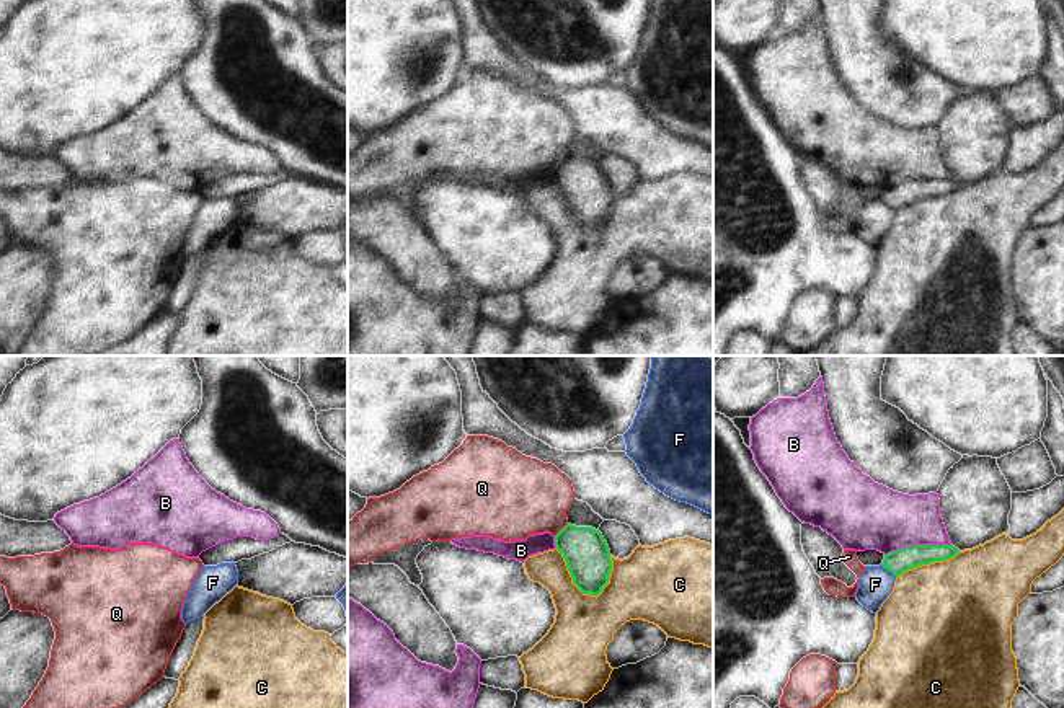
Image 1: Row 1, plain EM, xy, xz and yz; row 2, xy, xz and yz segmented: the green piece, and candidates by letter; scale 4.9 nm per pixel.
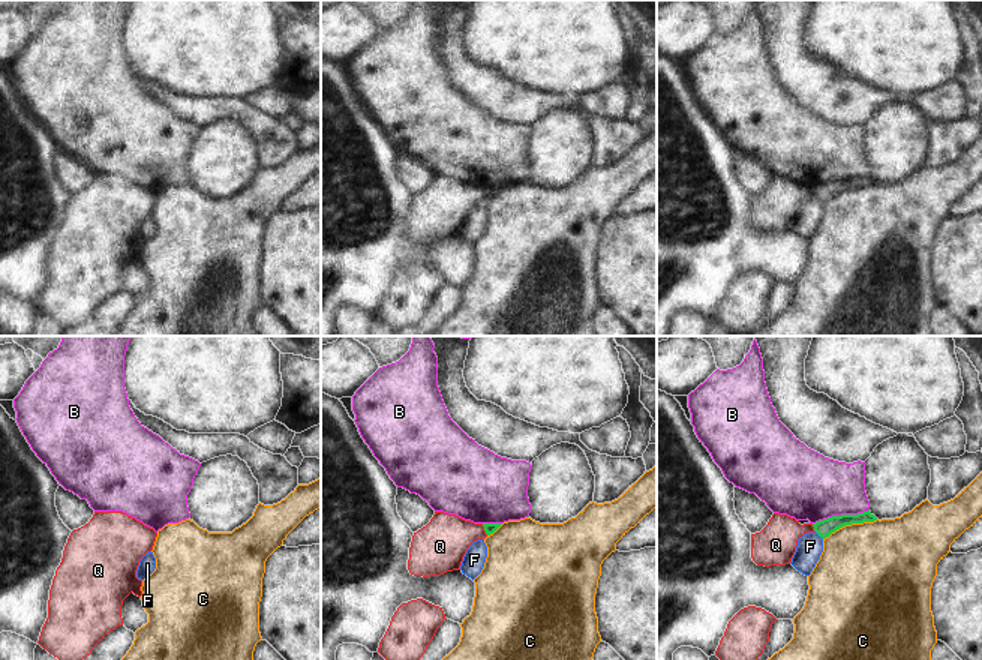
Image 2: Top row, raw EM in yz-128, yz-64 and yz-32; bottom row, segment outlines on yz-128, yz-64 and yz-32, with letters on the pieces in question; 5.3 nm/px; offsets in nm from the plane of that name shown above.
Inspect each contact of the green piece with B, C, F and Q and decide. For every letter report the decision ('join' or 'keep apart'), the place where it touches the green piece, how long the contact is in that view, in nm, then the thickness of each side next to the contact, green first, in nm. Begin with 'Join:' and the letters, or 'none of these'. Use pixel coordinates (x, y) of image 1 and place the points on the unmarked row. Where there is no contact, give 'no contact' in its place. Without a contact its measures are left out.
Join: none of these
B: keep apart; meets green in yz at (917, 180); contact 340 nm long; 120 nm thick on the green side, 320 nm on the other
C: keep apart; meets green in xz at (575, 219); contact 320 nm long; 220 nm thick on the green side, 300 nm on the other
F: keep apart; meets green in yz at (888, 204); contact 110 nm long; 120 nm thick on the green side, 170 nm on the other
Q: keep apart; meets green in xz at (562, 163); contact 100 nm long; 220 nm thick on the green side, 380 nm on the other

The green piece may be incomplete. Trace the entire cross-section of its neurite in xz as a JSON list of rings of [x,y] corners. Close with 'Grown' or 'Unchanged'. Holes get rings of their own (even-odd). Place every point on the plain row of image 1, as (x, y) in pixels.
[[[566,158],[555,170],[555,181],[566,196],[573,219],[583,228],[597,232],[612,206],[610,184],[602,168],[592,162]]]. Unchanged

